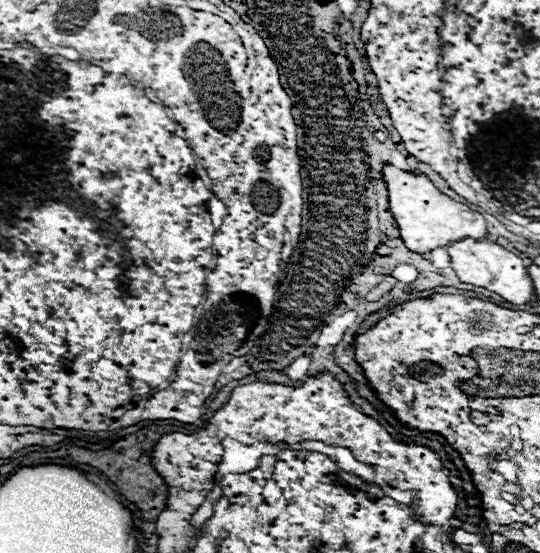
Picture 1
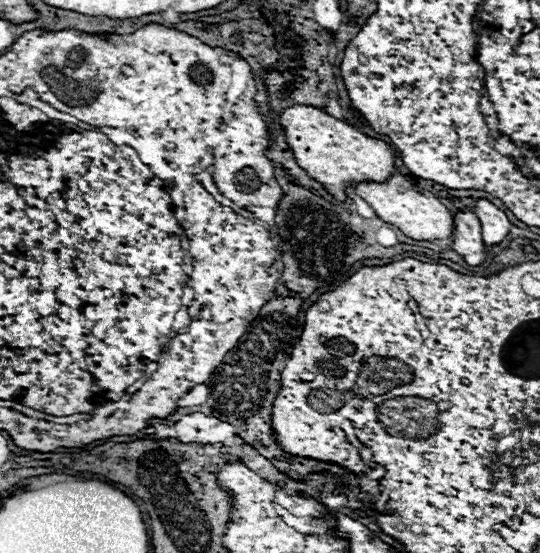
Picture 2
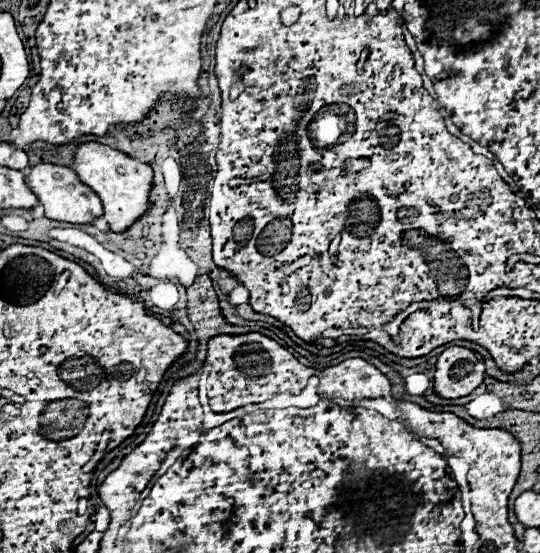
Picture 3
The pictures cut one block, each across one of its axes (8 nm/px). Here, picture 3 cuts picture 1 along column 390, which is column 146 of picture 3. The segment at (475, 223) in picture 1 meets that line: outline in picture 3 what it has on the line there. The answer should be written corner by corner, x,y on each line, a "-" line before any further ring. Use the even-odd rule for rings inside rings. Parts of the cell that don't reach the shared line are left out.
98,142
80,144
74,156
74,172
86,186
90,186
100,196
104,204
104,218
110,224
112,232
126,232
140,216
150,210
148,200
154,184
152,168
130,158
128,154
122,154

